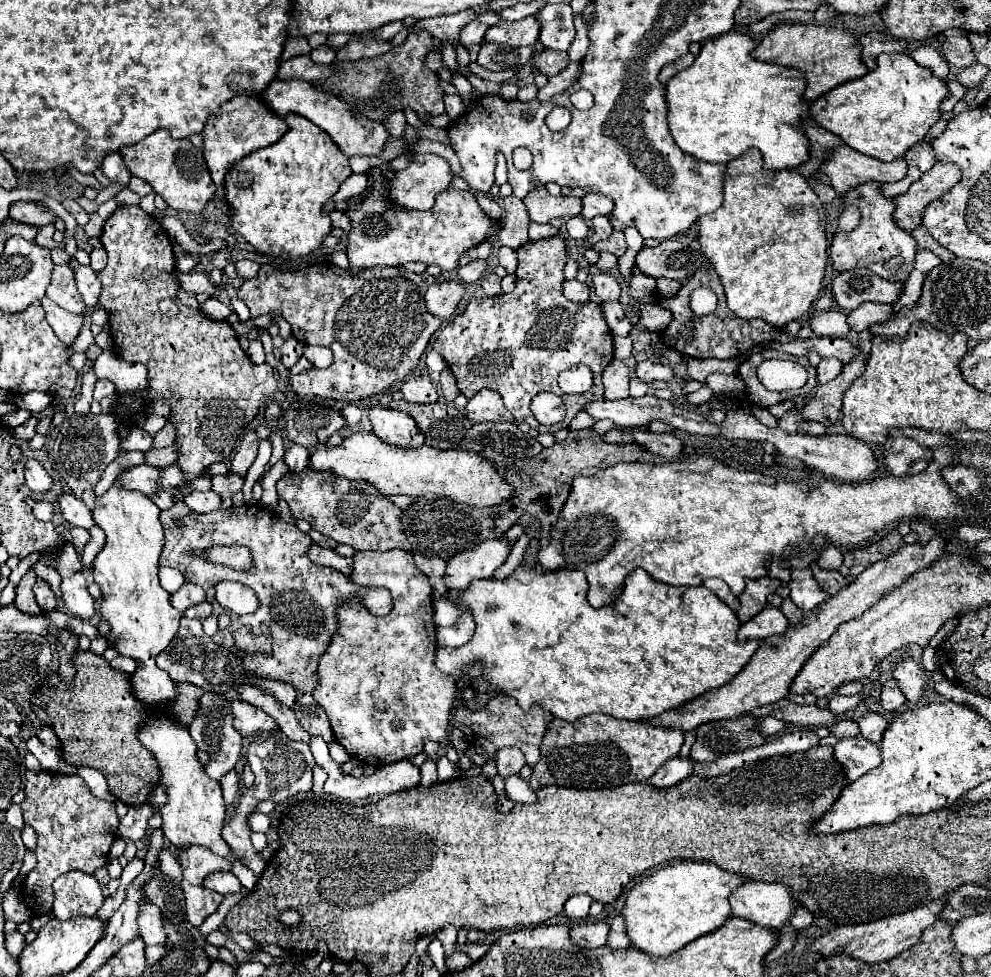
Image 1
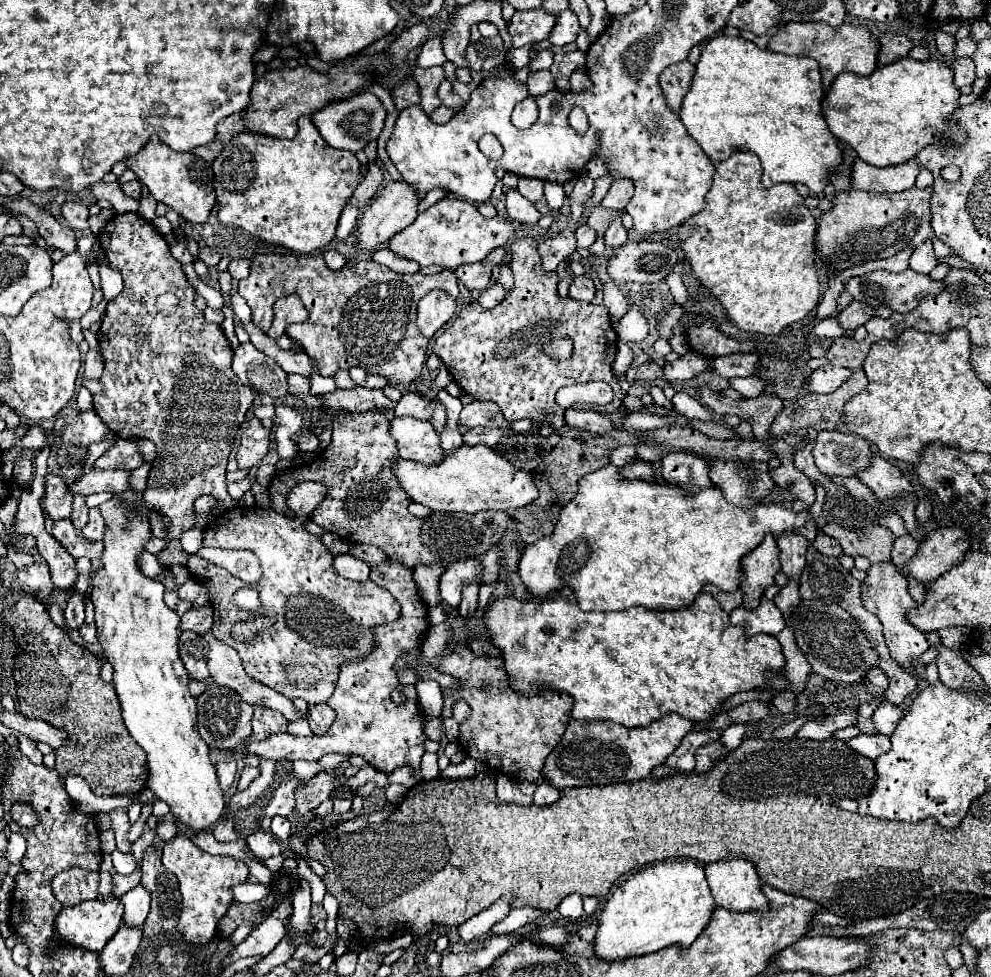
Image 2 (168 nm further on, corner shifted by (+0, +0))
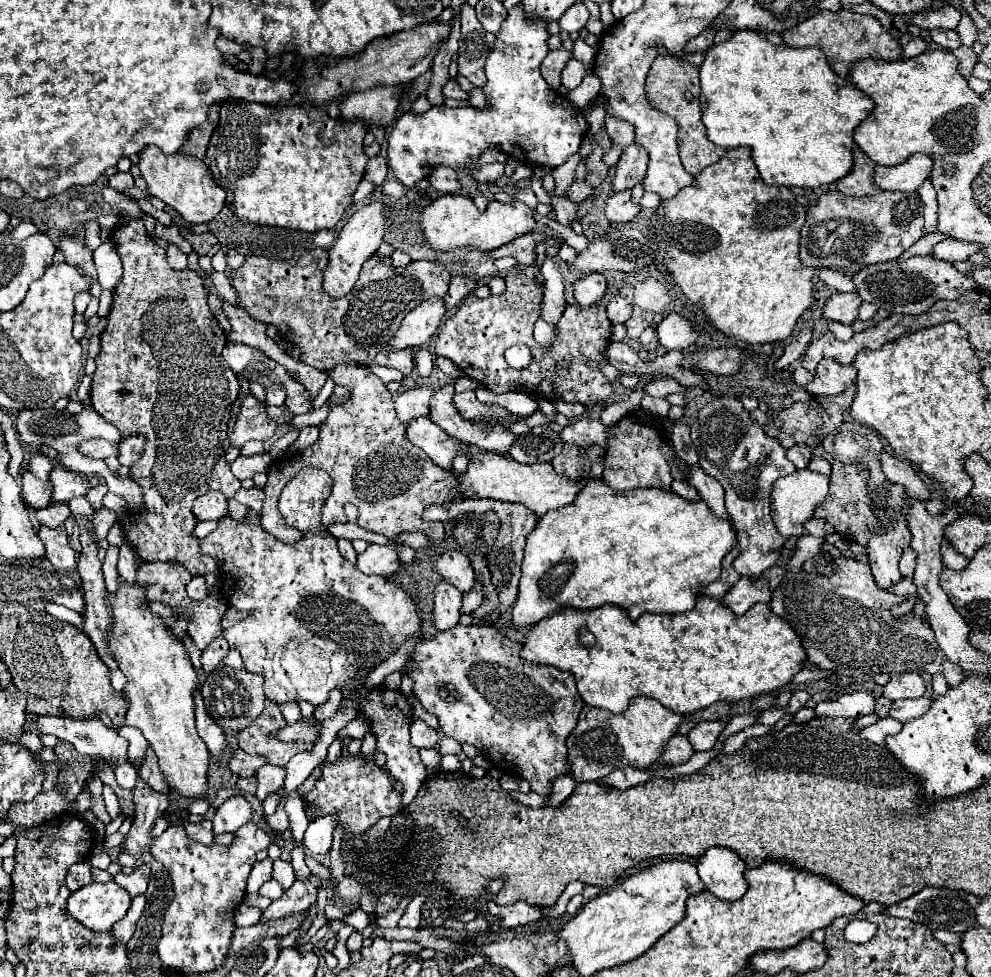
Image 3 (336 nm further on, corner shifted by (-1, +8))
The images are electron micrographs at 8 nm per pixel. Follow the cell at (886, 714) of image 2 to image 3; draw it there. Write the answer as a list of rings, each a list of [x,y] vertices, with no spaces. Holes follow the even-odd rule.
[[[920,697],[920,699],[898,699],[890,707],[890,717],[898,721],[908,721],[914,717],[920,717],[928,711],[930,707],[930,697]]]

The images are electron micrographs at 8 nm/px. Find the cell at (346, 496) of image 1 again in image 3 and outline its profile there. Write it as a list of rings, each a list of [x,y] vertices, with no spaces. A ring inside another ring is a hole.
[[[344,363],[330,369],[328,377],[344,385],[350,391],[350,399],[344,405],[330,407],[328,419],[320,425],[320,439],[312,447],[304,449],[294,459],[274,461],[270,465],[264,485],[264,507],[260,511],[264,529],[282,541],[282,526],[288,525],[278,511],[280,491],[292,481],[294,473],[306,468],[324,469],[334,481],[332,493],[322,507],[322,523],[326,527],[330,523],[346,523],[344,505],[352,503],[358,507],[358,525],[372,533],[382,533],[392,539],[392,535],[400,535],[400,531],[424,531],[424,535],[428,535],[428,547],[416,551],[416,561],[430,559],[446,535],[442,523],[422,519],[422,509],[430,503],[456,499],[456,479],[408,441],[406,425],[396,417],[390,391],[368,367]]]

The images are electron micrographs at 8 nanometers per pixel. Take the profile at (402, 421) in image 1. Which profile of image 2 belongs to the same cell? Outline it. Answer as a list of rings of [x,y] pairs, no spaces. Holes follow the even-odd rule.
[[[395,417],[391,421],[391,435],[397,441],[399,455],[403,459],[419,461],[425,465],[439,465],[445,459],[439,435],[431,431],[431,423],[411,417]]]

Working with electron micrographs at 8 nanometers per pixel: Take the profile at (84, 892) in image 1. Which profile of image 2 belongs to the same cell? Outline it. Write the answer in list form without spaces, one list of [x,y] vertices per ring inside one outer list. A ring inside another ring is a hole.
[[[67,869],[53,879],[53,893],[63,907],[97,899],[99,873],[89,869]]]

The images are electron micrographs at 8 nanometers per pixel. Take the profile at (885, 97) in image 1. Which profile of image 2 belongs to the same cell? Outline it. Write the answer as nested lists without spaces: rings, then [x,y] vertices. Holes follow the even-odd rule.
[[[907,57],[887,67],[879,67],[867,77],[859,77],[855,73],[841,73],[833,81],[823,101],[823,113],[831,133],[837,135],[837,139],[841,139],[843,143],[849,143],[865,163],[873,167],[889,167],[913,159],[927,145],[943,145],[959,139],[961,147],[967,141],[967,133],[961,127],[959,133],[943,133],[949,127],[951,115],[959,109],[959,95],[961,91],[953,85],[953,71],[947,63],[937,59],[915,61]]]

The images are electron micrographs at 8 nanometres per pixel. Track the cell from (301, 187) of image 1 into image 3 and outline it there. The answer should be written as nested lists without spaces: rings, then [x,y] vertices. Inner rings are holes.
[[[224,101],[222,103],[222,109],[220,109],[220,123],[218,127],[214,129],[212,133],[212,139],[210,139],[210,147],[208,147],[208,153],[206,153],[206,159],[210,163],[210,171],[212,171],[212,177],[218,185],[222,185],[224,189],[232,191],[234,193],[234,213],[244,217],[244,219],[250,219],[254,223],[260,223],[260,225],[274,225],[274,227],[284,227],[284,229],[296,229],[296,231],[306,231],[306,233],[318,233],[322,229],[334,229],[336,223],[342,219],[346,207],[350,205],[350,197],[352,193],[356,191],[358,183],[362,181],[362,175],[364,175],[364,169],[366,169],[366,163],[368,163],[368,157],[364,153],[364,147],[362,147],[362,139],[366,135],[366,127],[362,123],[348,123],[348,125],[340,125],[338,119],[332,119],[324,109],[320,107],[304,107],[304,105],[288,105],[284,109],[272,109],[268,105],[262,105],[262,103],[248,103],[248,101]]]

